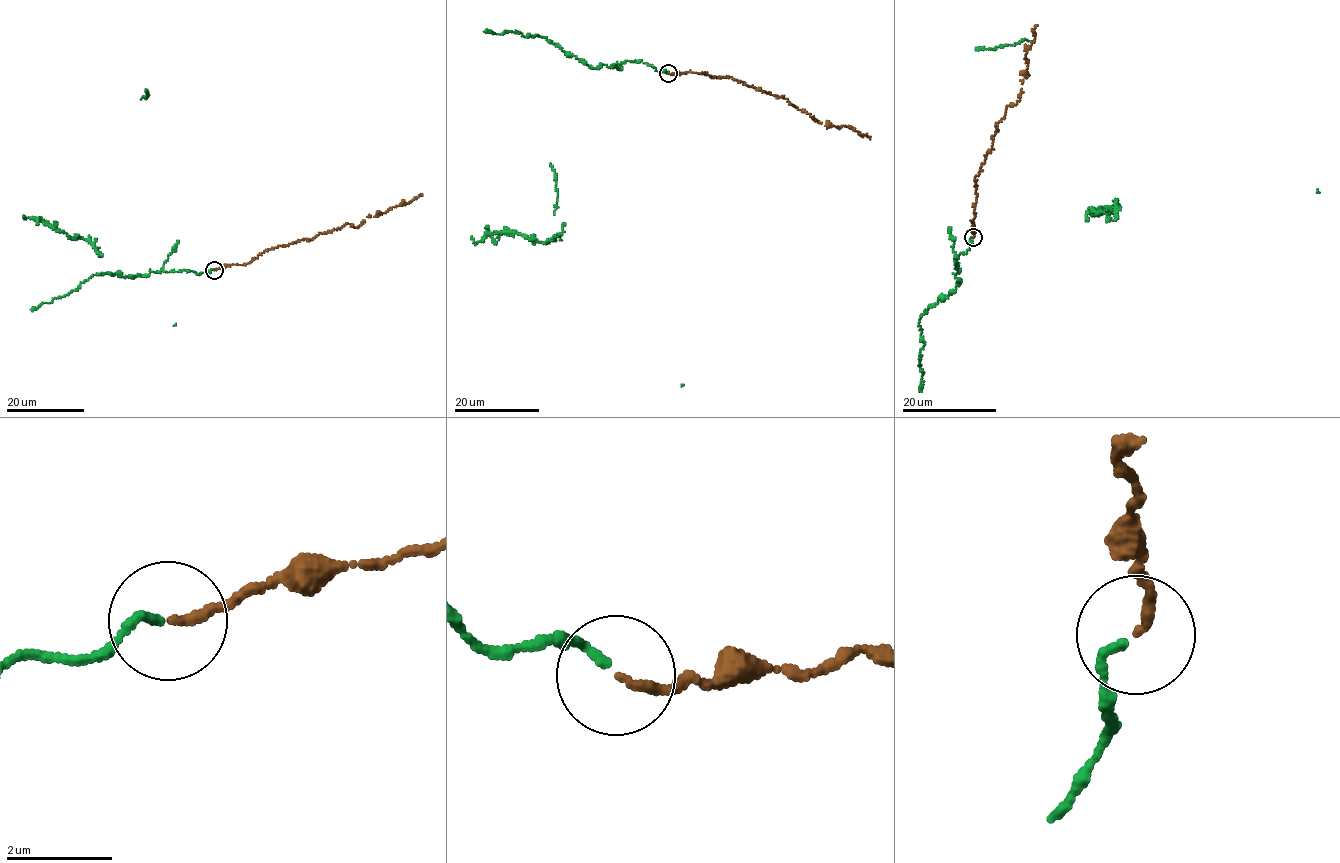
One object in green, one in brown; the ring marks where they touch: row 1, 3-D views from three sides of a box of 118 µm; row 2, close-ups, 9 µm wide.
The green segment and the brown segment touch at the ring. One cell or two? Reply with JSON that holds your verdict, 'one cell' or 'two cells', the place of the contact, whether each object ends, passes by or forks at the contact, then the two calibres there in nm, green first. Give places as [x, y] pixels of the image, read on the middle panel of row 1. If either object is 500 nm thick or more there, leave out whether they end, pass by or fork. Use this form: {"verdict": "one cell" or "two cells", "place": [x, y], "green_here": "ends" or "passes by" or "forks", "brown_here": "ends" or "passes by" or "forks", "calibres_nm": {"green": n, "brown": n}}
{"verdict": "one cell", "place": [668, 73], "green_here": "ends", "brown_here": "ends", "calibres_nm": {"green": 130, "brown": 160}}

